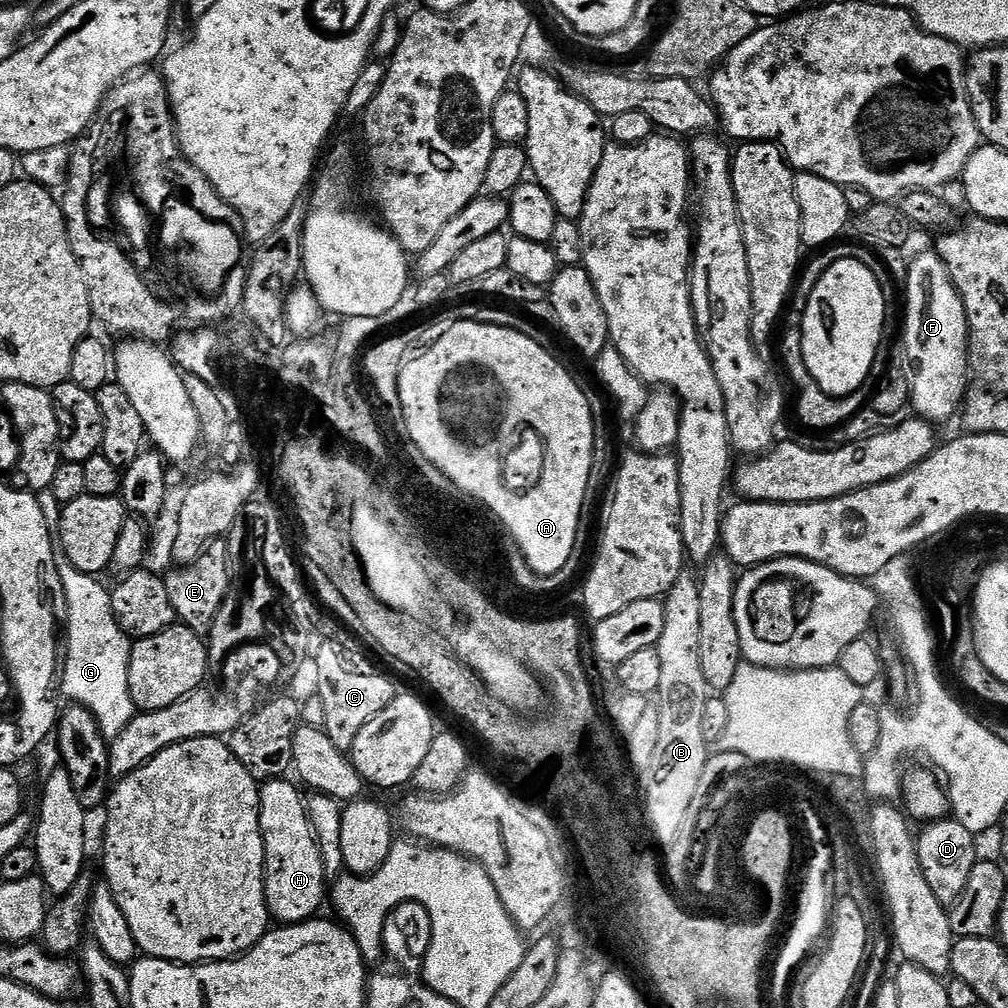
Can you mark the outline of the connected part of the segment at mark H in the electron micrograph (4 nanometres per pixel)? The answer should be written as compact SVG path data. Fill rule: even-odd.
M281 778L267 781L260 790L260 829L264 835L264 893L269 917L281 925L300 924L303 920L311 920L319 913L316 911L326 904L326 877L322 854L316 844L316 837L312 835L305 797L300 797L301 789L293 784L288 778Z

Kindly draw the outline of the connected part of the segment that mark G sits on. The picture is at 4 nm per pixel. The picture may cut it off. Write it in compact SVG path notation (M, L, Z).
M63 550L57 551L56 562L60 569L60 581L66 598L66 655L62 660L62 692L69 696L72 704L80 704L98 722L100 732L105 738L116 736L130 724L138 714L134 701L130 698L130 682L128 681L128 667L133 641L120 629L120 624L114 618L112 609L112 593L109 585L100 581L99 575L90 572L79 572L68 561Z

